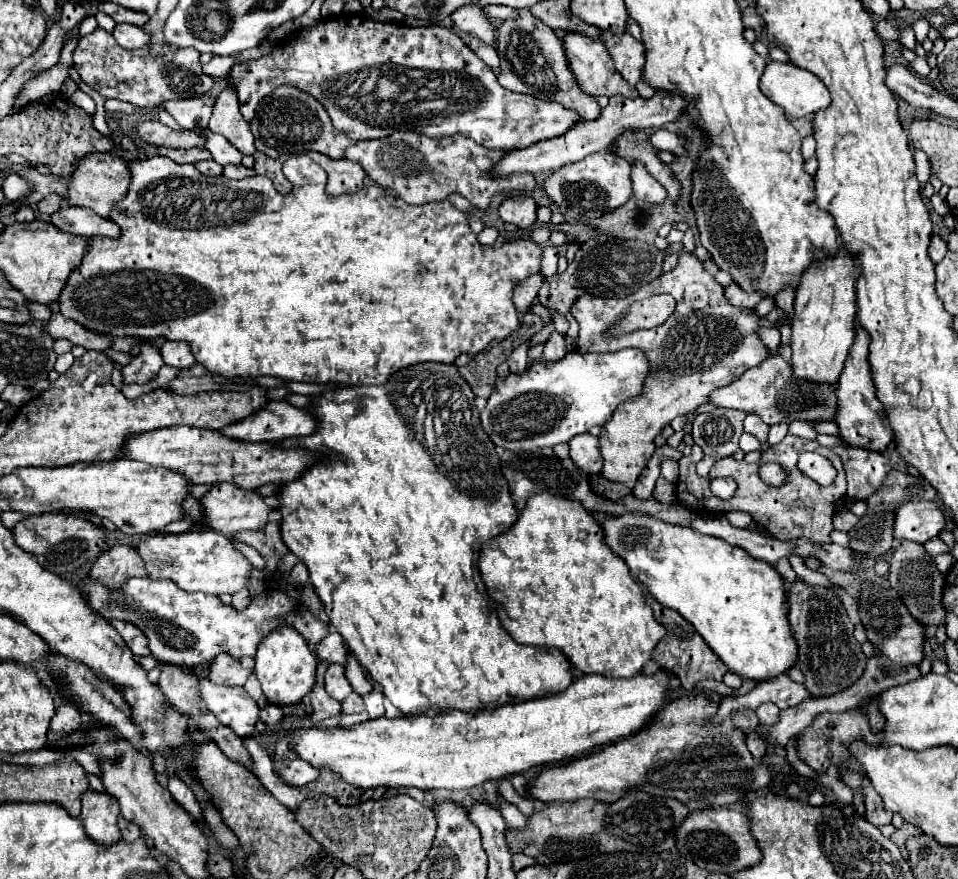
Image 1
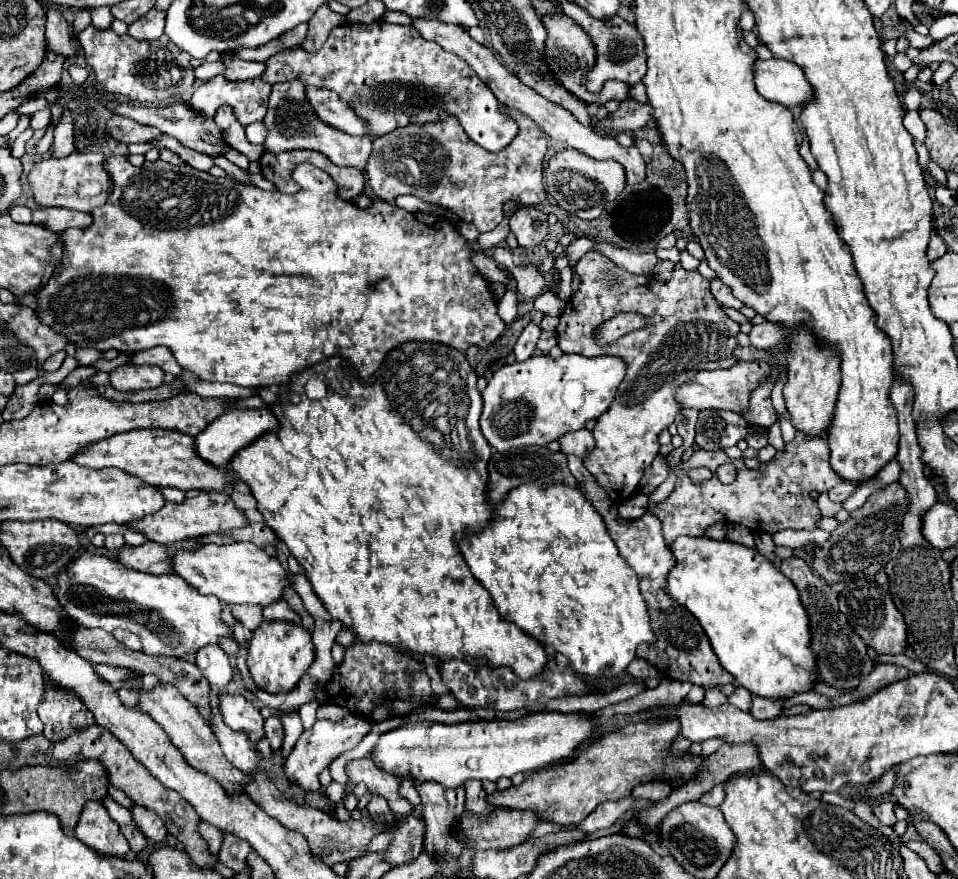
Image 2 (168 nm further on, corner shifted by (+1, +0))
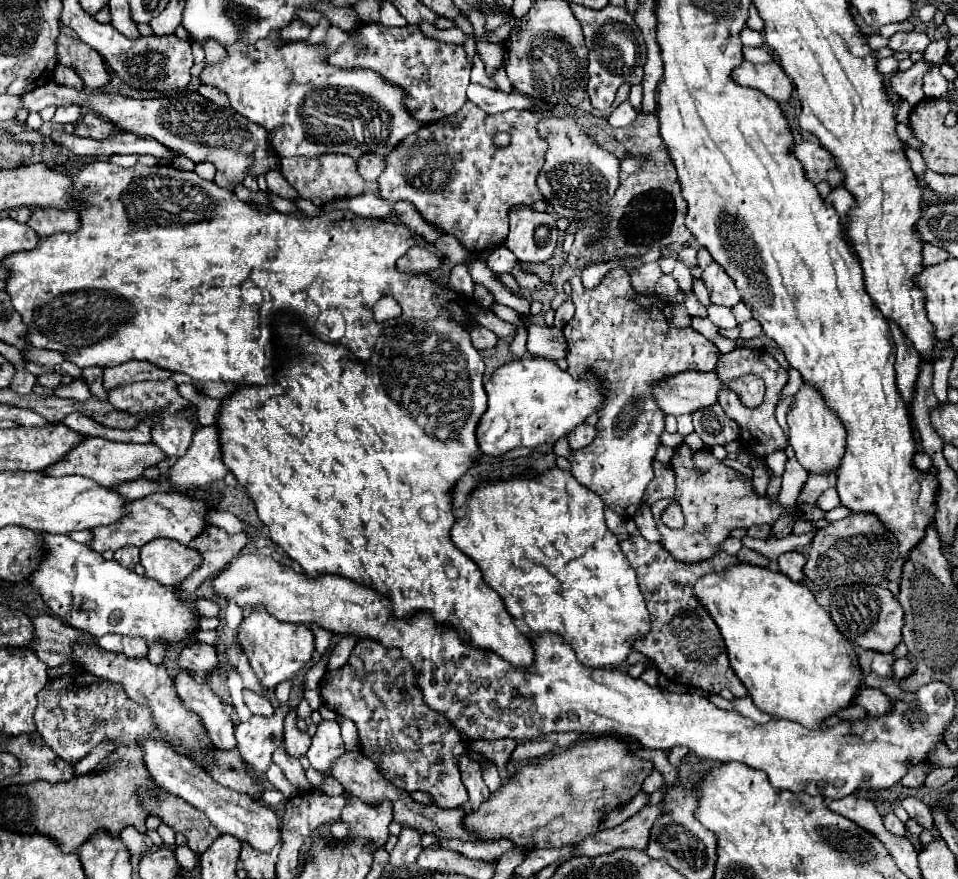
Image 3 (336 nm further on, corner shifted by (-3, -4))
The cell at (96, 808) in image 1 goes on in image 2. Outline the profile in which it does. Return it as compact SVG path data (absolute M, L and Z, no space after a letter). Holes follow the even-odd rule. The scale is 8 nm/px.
M90 801L82 809L80 821L76 825L76 837L84 845L104 855L126 857L130 851L130 845L126 837L120 833L118 823L108 815L106 807L98 801Z

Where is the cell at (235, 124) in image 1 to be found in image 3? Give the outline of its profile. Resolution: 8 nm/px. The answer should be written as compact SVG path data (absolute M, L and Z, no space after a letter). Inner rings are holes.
M212 39L204 41L204 51L206 51L206 63L208 65L214 63L214 61L218 61L218 59L222 59L222 57L226 57L224 49L216 41L212 41Z

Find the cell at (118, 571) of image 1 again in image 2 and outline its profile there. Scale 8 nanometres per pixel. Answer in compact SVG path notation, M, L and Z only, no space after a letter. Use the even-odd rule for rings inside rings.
M148 541L140 547L124 545L120 549L116 561L124 567L134 567L134 571L144 571L144 573L152 573L152 575L162 575L162 573L172 571L168 549L154 541Z

